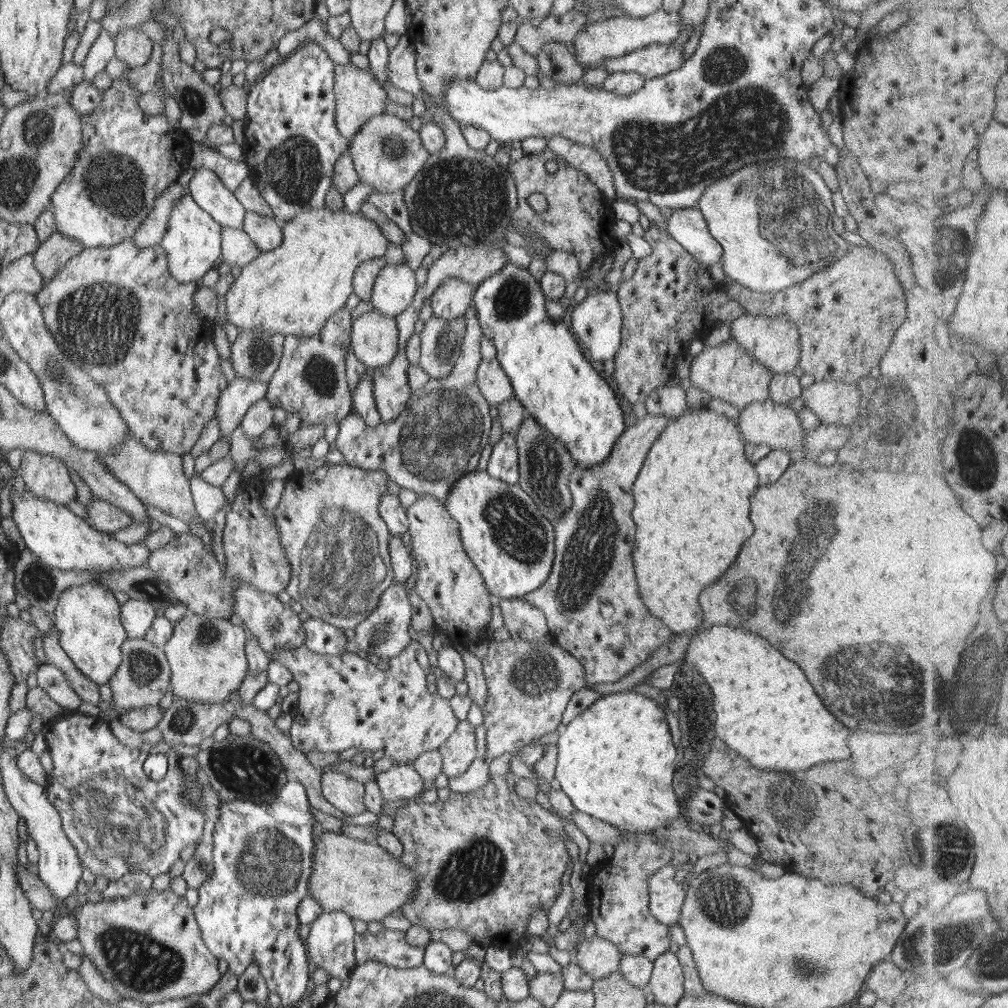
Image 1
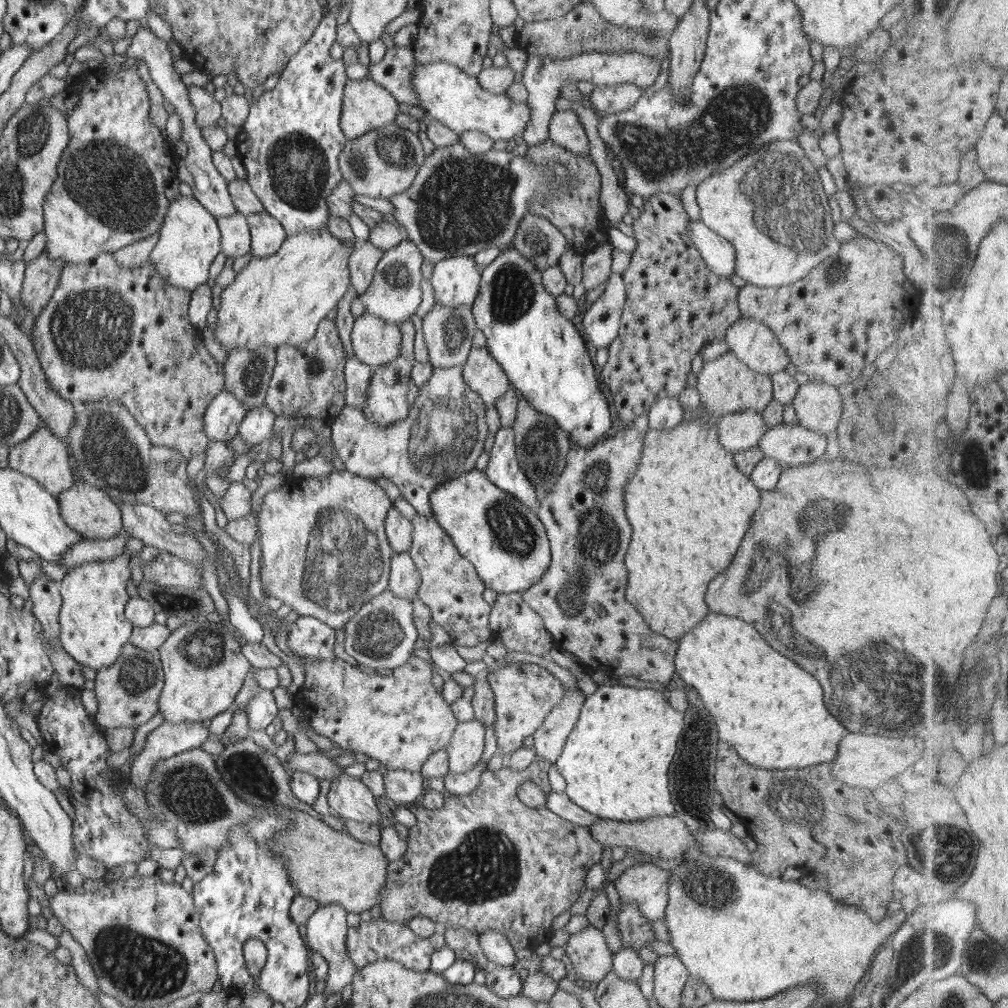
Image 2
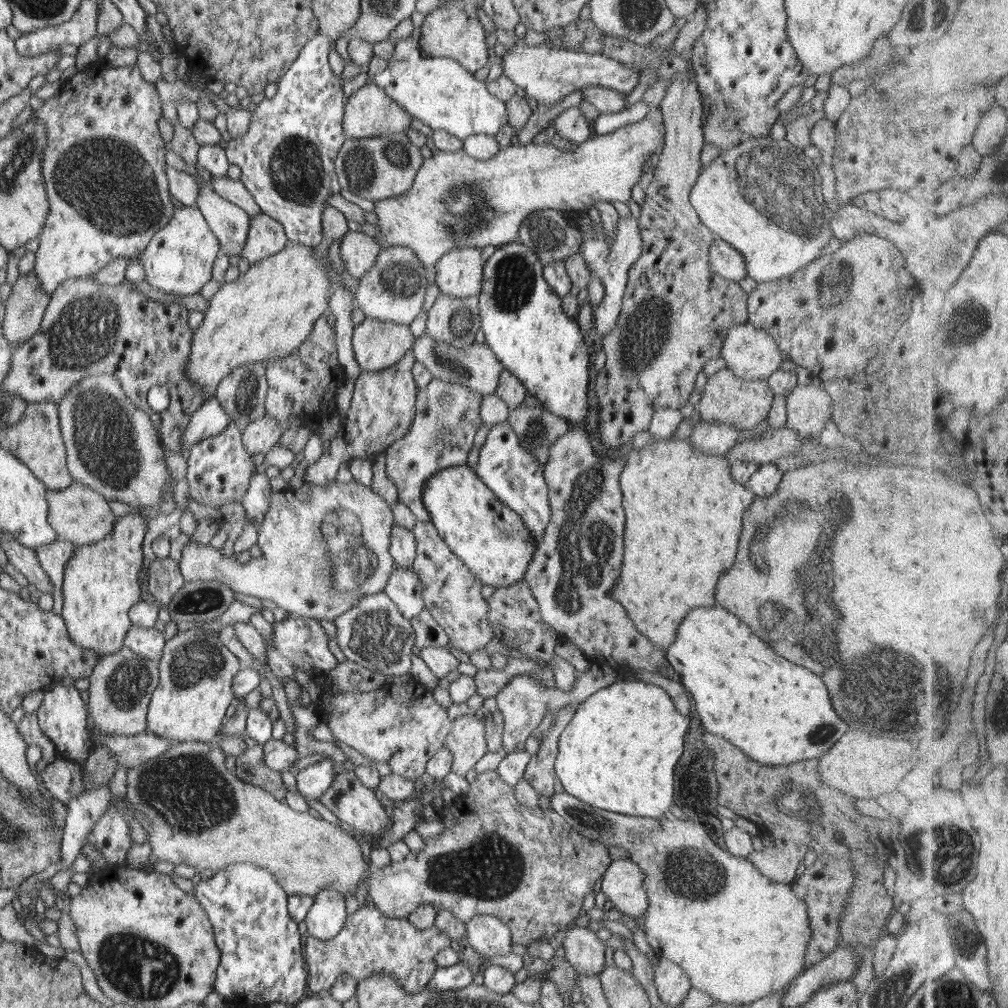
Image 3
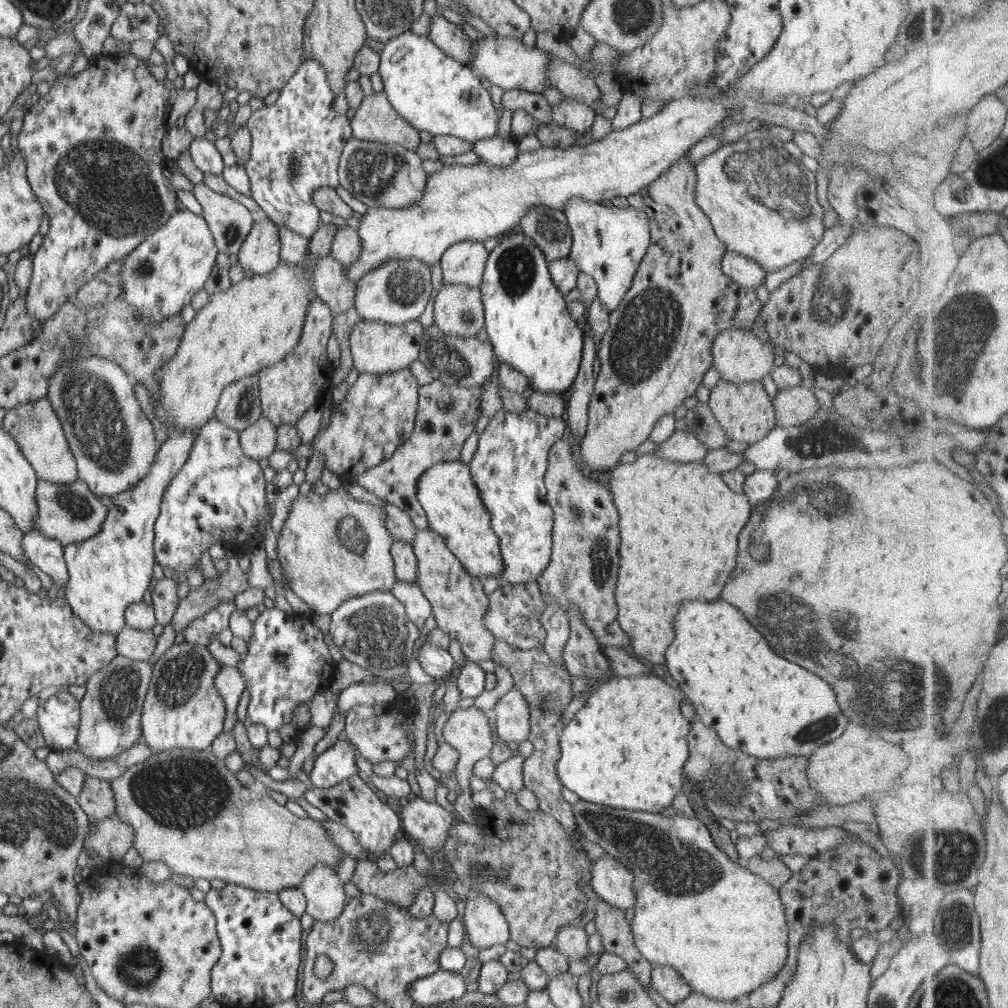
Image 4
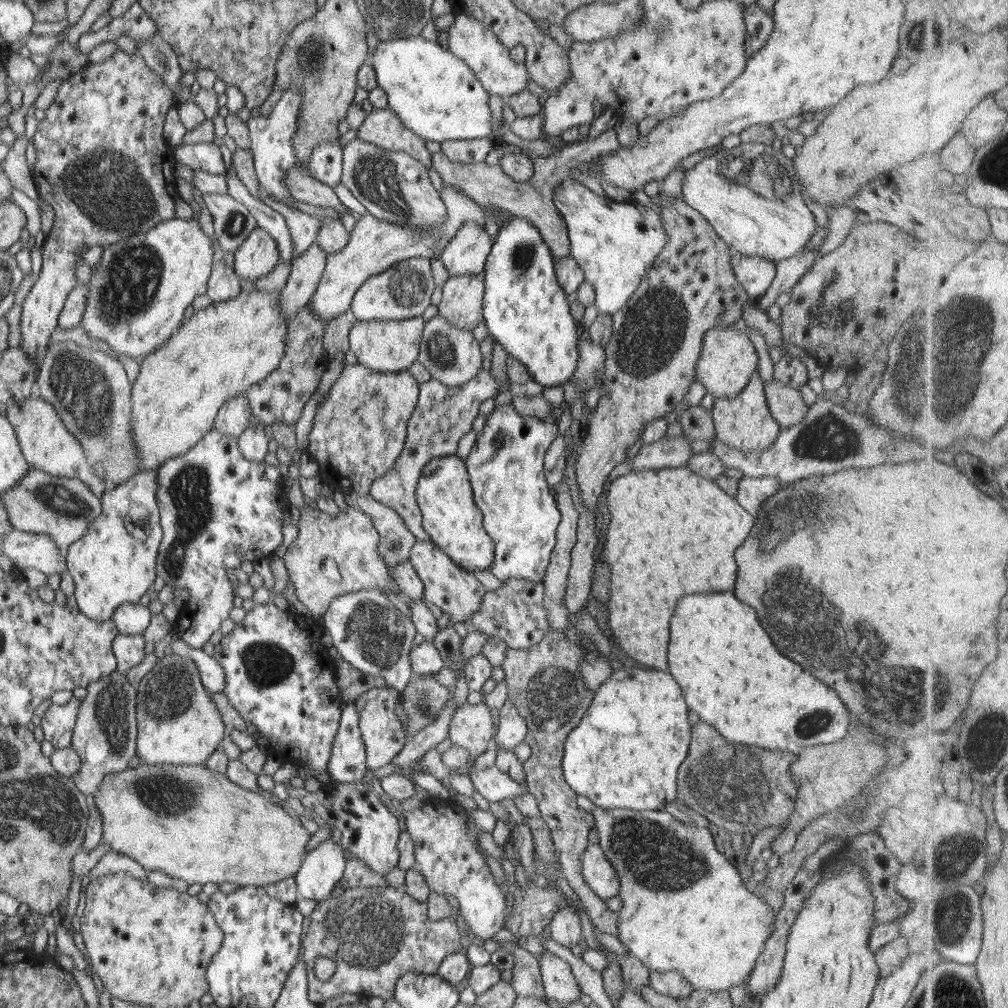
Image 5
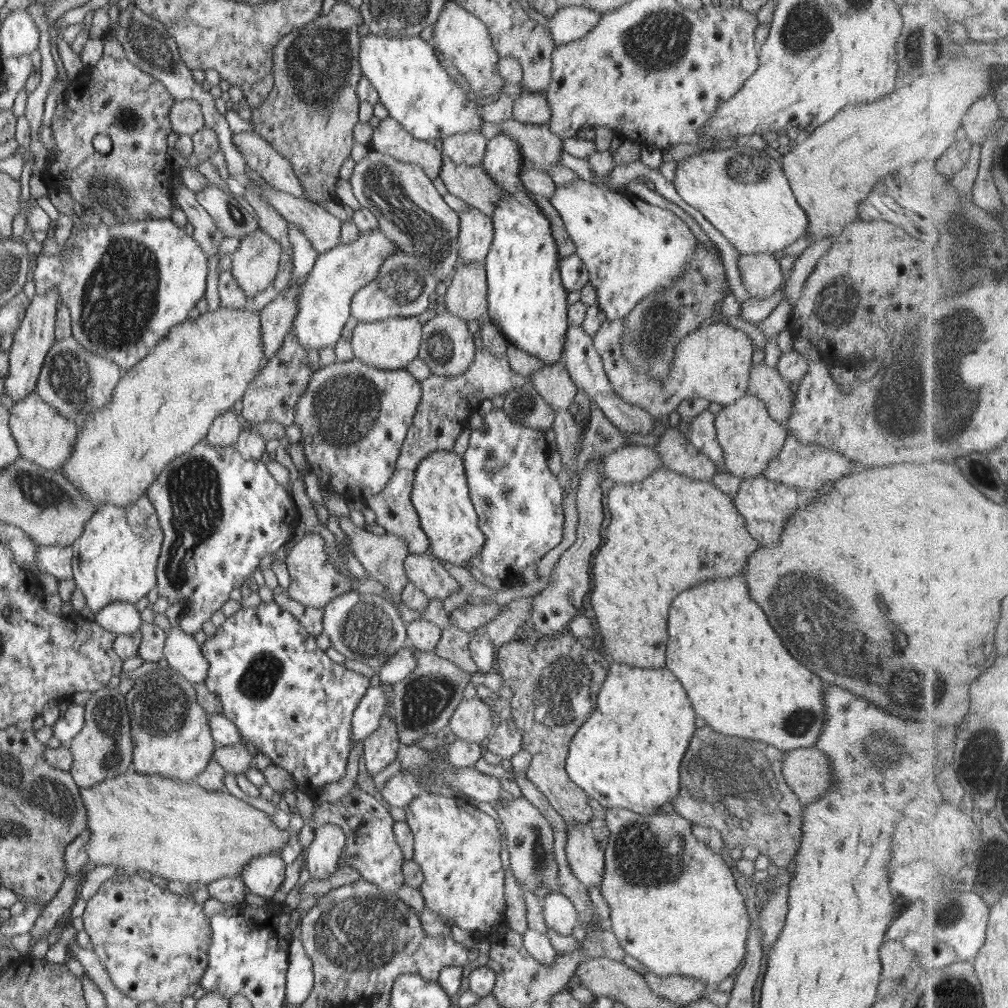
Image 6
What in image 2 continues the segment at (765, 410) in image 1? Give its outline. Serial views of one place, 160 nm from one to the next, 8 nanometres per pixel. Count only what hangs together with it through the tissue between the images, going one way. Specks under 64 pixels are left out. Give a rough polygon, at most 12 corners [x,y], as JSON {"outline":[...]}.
{"outline":[[760,412],[719,417],[718,443],[750,449],[767,430]]}

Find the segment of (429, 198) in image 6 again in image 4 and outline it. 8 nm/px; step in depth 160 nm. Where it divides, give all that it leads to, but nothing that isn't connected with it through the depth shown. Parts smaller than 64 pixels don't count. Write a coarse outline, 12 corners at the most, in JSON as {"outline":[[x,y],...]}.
{"outline":[[399,144],[342,146],[341,185],[366,208],[409,208],[426,174]]}

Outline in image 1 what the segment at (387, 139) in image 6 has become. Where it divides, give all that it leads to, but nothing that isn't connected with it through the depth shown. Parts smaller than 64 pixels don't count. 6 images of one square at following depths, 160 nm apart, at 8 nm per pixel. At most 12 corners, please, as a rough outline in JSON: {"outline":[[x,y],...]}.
{"outline":[[334,64],[334,123],[350,139],[384,113],[369,71]]}

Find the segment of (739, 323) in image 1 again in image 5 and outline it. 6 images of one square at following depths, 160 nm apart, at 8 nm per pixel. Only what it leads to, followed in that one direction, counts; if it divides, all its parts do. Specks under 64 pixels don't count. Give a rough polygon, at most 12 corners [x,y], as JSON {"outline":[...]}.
{"outline":[[744,332],[703,335],[694,378],[732,398],[757,369]]}

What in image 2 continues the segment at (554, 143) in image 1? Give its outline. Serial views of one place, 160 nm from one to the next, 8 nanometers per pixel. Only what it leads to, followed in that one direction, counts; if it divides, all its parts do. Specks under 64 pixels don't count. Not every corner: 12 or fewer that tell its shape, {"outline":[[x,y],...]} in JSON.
{"outline":[[571,110],[554,111],[548,138],[574,155],[587,137]]}

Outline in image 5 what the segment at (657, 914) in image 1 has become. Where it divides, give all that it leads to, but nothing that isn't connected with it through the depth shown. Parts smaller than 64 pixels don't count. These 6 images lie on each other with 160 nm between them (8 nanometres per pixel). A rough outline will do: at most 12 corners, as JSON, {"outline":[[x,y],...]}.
{"outline":[[598,843],[579,855],[581,877],[595,896],[618,895],[619,877]]}

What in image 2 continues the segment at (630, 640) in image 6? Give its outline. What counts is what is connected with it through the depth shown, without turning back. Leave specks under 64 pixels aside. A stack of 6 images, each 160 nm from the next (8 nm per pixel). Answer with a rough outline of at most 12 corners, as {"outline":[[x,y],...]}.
{"outline":[[689,418],[623,488],[624,599],[676,642],[760,501]]}

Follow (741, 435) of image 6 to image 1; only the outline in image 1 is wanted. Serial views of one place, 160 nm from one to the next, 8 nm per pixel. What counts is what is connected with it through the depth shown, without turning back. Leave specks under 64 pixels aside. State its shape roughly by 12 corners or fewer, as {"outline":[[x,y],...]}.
{"outline":[[732,336],[689,358],[690,384],[737,408],[772,372]]}

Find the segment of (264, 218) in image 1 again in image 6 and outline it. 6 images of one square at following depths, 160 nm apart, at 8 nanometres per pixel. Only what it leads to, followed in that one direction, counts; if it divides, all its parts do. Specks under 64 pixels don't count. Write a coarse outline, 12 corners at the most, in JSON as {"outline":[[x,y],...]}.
{"outline":[[257,228],[238,239],[231,277],[245,297],[275,279],[281,246]]}

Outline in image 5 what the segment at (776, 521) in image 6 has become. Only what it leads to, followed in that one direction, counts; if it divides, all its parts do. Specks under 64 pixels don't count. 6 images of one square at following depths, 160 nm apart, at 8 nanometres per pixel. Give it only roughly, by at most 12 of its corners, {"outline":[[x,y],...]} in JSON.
{"outline":[[771,475],[742,477],[735,499],[756,518],[762,504],[780,490]]}

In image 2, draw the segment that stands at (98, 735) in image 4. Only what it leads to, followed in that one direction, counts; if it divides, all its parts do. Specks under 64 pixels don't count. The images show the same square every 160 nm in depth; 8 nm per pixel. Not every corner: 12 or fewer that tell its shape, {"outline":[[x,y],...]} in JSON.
{"outline":[[125,643],[94,678],[95,724],[135,729],[157,713],[157,652]]}

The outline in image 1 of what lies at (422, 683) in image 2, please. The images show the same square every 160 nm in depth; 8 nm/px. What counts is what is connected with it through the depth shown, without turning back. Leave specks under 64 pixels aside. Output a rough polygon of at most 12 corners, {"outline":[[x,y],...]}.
{"outline":[[303,645],[273,653],[298,684],[286,732],[304,755],[436,751],[456,721],[425,651],[391,667]]}

